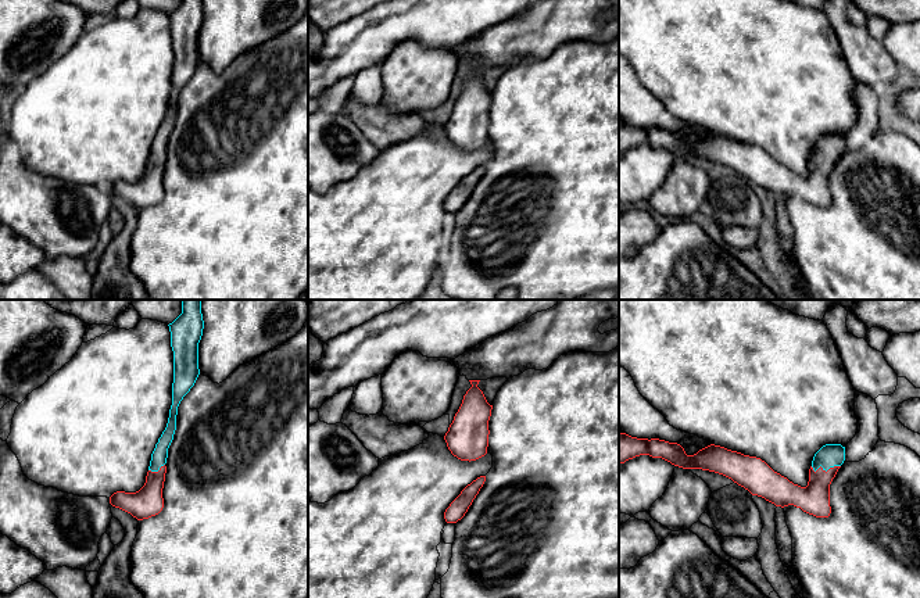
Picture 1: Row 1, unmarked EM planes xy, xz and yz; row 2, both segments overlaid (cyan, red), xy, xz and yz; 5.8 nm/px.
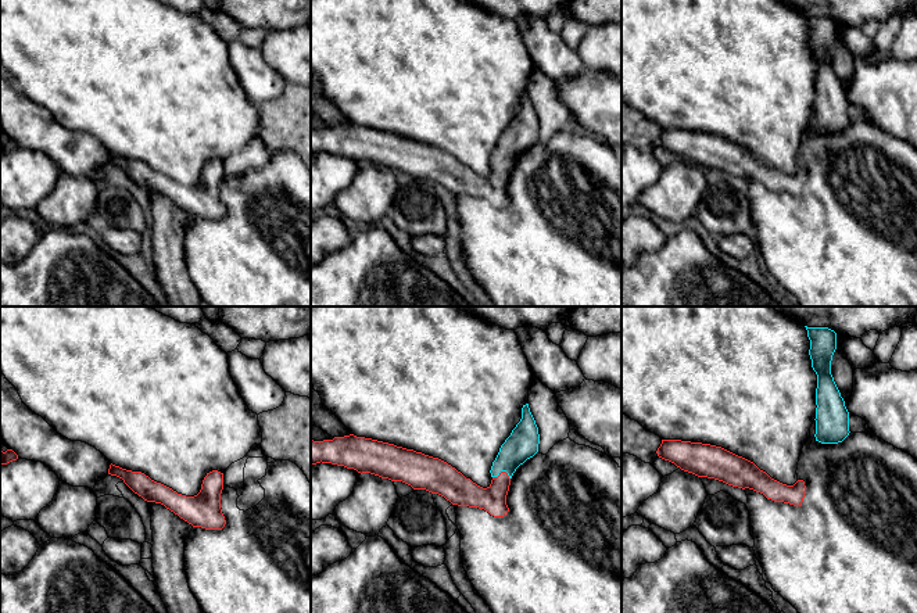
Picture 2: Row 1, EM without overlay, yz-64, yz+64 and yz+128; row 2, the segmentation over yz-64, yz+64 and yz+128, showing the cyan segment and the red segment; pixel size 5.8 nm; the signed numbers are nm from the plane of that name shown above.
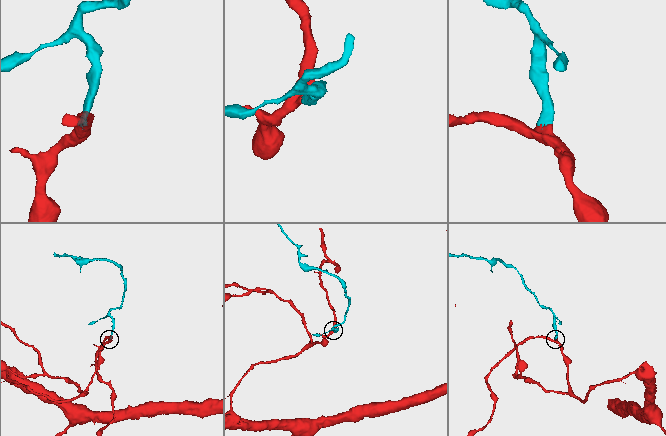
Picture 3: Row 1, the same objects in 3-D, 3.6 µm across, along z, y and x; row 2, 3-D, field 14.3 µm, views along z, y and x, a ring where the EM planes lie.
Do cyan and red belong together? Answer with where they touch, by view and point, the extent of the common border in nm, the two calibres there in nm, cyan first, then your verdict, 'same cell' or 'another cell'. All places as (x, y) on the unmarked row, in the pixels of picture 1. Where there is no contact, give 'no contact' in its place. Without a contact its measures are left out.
contact yz (824, 158); length 180 nm; calibres 140 and 180 nm; same cell

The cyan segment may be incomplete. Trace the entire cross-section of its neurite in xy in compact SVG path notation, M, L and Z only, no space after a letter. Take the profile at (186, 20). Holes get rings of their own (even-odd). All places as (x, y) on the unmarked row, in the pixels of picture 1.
M182 0L168 14L173 40L172 94L165 119L151 143L144 175L136 182L117 180L110 193L130 203L137 210L158 204L164 197L162 178L167 162L168 137L176 119L178 96L194 75L198 58L198 32L203 25L204 10L201 0Z

